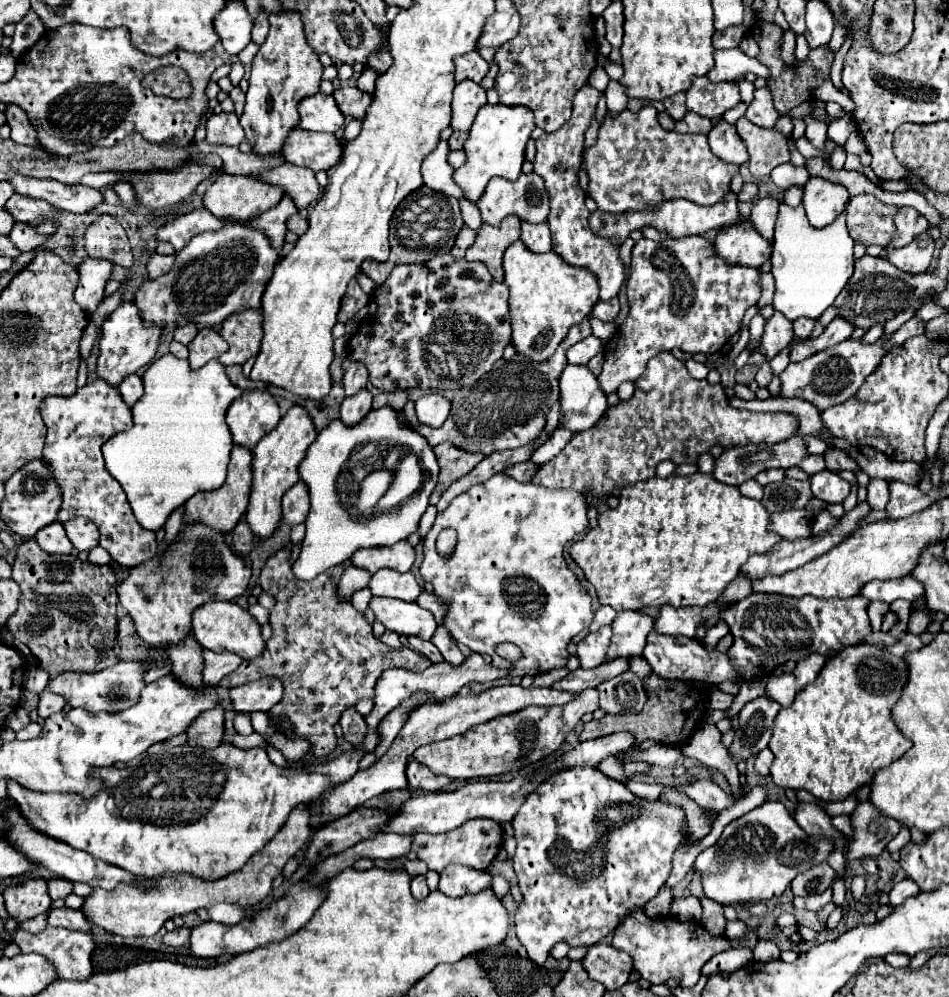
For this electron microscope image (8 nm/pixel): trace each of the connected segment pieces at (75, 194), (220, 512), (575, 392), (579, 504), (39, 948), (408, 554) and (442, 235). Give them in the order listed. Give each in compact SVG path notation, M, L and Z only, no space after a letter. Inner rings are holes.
M14 174L14 178L10 178L14 190L18 194L36 198L36 200L46 200L50 202L54 208L58 210L66 210L66 212L88 212L92 210L96 204L100 204L104 198L98 190L88 188L88 186L64 186L60 182L52 182L52 180L34 180L34 178L24 178L22 174Z
M234 446L232 448L232 458L228 464L228 478L224 486L216 490L208 490L204 494L194 494L186 502L186 516L184 522L208 522L208 526L216 526L218 530L230 532L238 520L244 516L248 500L250 500L250 490L252 490L252 450L244 450L244 446Z
M568 364L560 376L560 420L558 420L558 426L574 430L574 432L588 430L598 422L598 418L604 414L606 406L608 406L606 394L600 390L598 376L594 376L588 366Z
M494 474L486 482L474 484L470 490L456 496L444 512L438 512L432 530L424 538L424 560L418 572L422 580L434 586L434 594L444 600L446 616L442 626L448 628L458 644L468 646L472 652L492 656L492 666L508 670L508 676L514 678L512 662L496 654L500 642L512 642L524 654L522 660L516 662L516 676L536 676L566 666L566 644L588 628L594 618L588 592L564 560L564 544L586 530L586 502L578 492L550 490L532 482L516 482L508 478L508 474ZM444 528L452 528L458 534L454 552L448 558L436 550L436 536Z
M48 926L40 934L30 934L30 932L18 928L14 942L20 946L20 950L24 954L36 952L36 954L42 954L48 962L52 962L52 966L56 968L58 980L88 980L92 976L90 956L94 950L94 940L92 940L92 934L88 934L88 932L74 932L74 930L66 930L66 928Z
M404 540L396 546L374 546L368 550L358 550L352 558L352 564L364 568L368 572L376 572L380 568L394 568L398 572L408 572L414 564L414 548Z
M428 186L418 188L410 196L406 196L398 208L394 210L394 216L390 220L390 258L386 262L376 260L364 260L362 270L376 282L384 284L384 280L390 276L394 266L398 264L416 264L426 262L428 258L434 258L436 254L450 252L454 246L454 240L462 228L462 216L458 208L458 200L454 196L446 196L442 192L434 192Z

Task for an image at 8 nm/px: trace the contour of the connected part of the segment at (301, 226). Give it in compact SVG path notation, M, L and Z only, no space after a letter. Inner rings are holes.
M300 214L290 216L288 222L286 222L286 226L288 226L290 232L294 232L294 234L298 234L298 236L302 236L302 234L308 230L308 222L306 222L306 218L302 218Z

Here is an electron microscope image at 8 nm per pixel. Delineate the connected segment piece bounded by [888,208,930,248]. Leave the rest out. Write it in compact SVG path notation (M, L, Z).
M900 208L900 214L896 214L896 232L890 246L906 246L912 240L916 240L920 234L924 234L930 228L928 220L916 210L916 208Z

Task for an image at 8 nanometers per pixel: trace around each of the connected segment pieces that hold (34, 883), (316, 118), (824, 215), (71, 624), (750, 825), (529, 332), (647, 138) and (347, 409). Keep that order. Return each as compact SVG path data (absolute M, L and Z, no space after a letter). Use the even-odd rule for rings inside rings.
M26 878L16 886L8 886L4 890L4 900L10 916L18 922L34 918L52 906L48 882L42 878Z
M322 92L302 98L298 114L300 114L300 128L312 132L336 132L344 124L344 116L336 106L334 96Z
M812 176L804 184L802 206L806 210L808 222L816 228L828 226L846 210L848 190L842 184L834 184L822 176Z
M26 540L16 552L12 578L18 582L22 594L20 594L18 610L16 614L12 614L12 618L8 618L6 628L18 642L24 642L32 650L32 654L40 662L40 668L46 670L50 678L56 678L56 674L66 674L66 672L76 672L76 674L98 672L102 668L120 662L116 648L112 648L104 658L100 658L100 642L104 642L104 638L108 638L108 642L118 640L116 572L110 564L98 566L98 564L82 562L70 554L52 556L44 552L36 540Z
M764 802L762 806L750 810L748 814L736 818L724 828L724 834L718 842L704 852L698 854L694 862L694 870L700 874L704 894L718 904L744 904L744 902L766 902L772 898L780 898L788 884L800 872L810 868L810 836L796 824L782 802Z
M512 242L504 254L504 282L510 286L510 314L512 314L512 344L524 356L534 362L548 360L558 344L568 334L568 328L576 322L582 322L598 302L600 284L596 282L596 274L588 274L584 268L574 268L564 262L556 252L546 254L532 254L522 242Z
M644 106L640 112L622 110L616 116L606 112L606 118L598 130L596 144L584 150L582 166L588 174L588 196L596 200L600 210L612 214L642 210L672 198L686 198L696 204L716 204L730 194L730 180L740 174L740 166L726 164L712 154L706 134L680 134L676 130L662 128L654 106Z
M368 388L360 390L360 394L354 394L352 398L344 398L340 406L340 420L344 424L356 424L360 422L368 412L372 410L372 392Z

